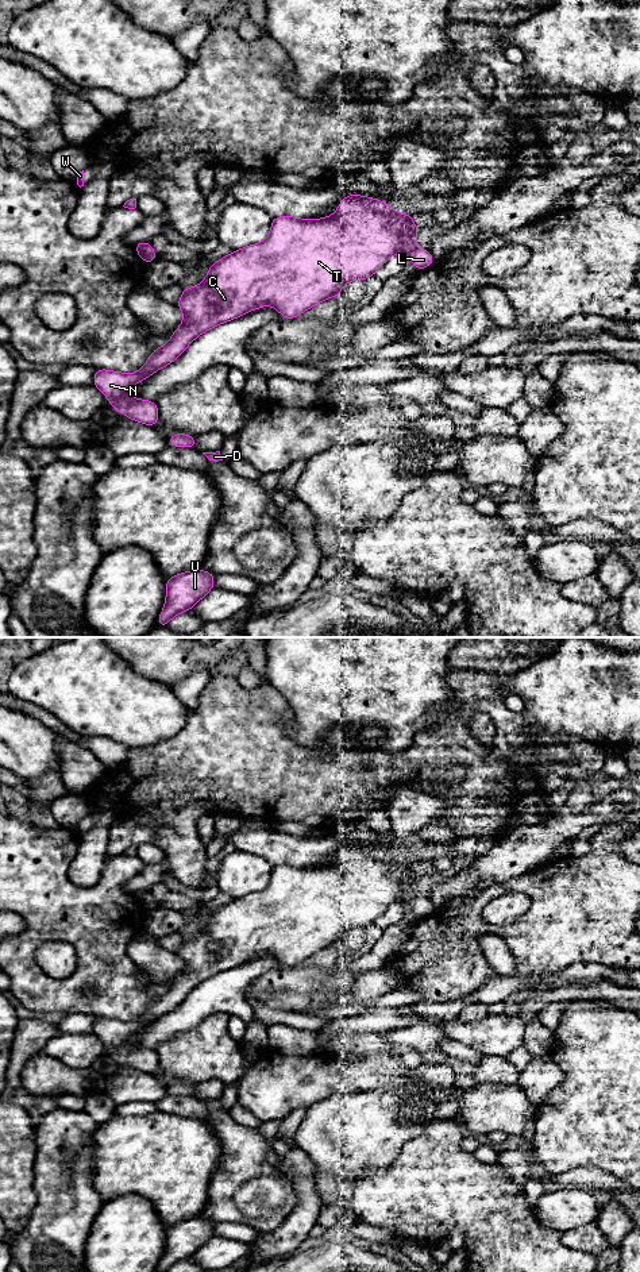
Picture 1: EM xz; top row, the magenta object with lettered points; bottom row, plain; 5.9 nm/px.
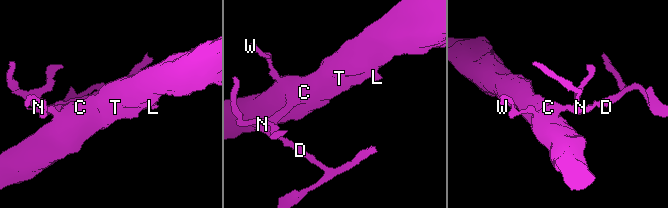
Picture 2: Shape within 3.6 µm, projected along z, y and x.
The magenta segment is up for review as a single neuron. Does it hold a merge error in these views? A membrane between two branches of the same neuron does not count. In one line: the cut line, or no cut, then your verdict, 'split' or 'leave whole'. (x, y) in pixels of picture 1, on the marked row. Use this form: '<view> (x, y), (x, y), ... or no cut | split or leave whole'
no cut | leave whole

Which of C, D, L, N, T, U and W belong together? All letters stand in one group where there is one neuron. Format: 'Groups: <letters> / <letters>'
Groups: C D L N T U W

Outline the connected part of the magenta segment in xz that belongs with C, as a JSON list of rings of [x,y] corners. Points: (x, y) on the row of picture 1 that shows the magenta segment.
[[[348,193],[339,203],[338,211],[324,219],[273,217],[270,234],[263,242],[232,251],[209,265],[201,284],[182,288],[182,296],[176,304],[184,313],[182,324],[165,346],[153,351],[140,370],[126,374],[97,369],[93,385],[111,401],[111,408],[144,425],[157,425],[157,402],[131,398],[128,390],[174,362],[205,331],[265,305],[274,307],[284,319],[297,319],[316,304],[340,296],[347,282],[373,277],[394,254],[408,254],[419,270],[435,263],[431,251],[415,243],[420,230],[415,226],[413,216],[397,213],[382,200]]]

